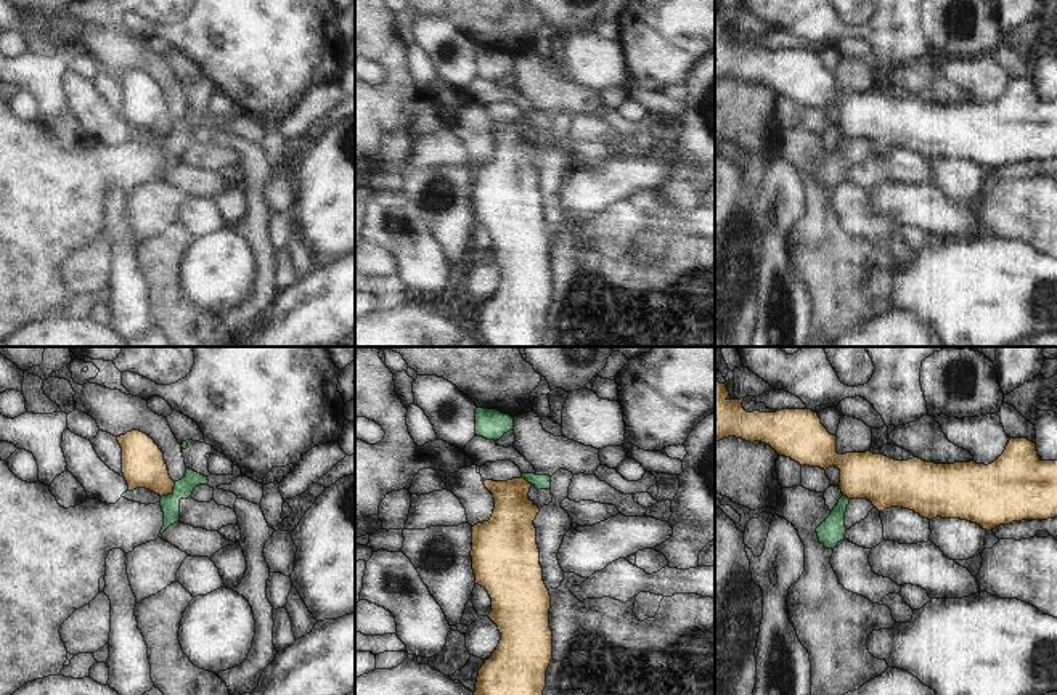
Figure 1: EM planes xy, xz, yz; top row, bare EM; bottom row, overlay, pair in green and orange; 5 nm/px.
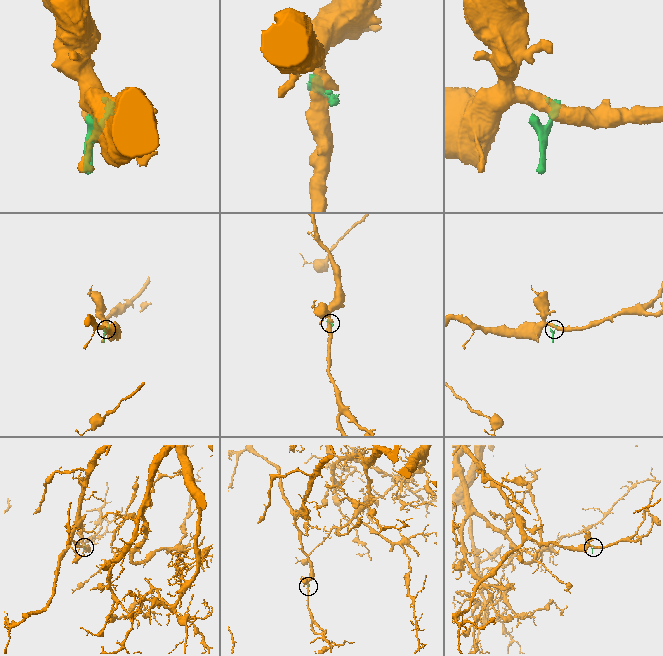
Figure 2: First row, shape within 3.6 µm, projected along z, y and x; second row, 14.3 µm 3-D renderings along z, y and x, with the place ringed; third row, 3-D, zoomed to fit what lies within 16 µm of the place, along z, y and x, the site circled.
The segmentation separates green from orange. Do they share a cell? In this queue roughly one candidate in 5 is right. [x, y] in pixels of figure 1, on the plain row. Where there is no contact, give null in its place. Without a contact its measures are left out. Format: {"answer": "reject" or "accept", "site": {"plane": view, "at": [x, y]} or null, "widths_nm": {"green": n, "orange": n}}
{"answer": "reject", "site": {"plane": "xy", "at": [171, 135]}, "widths_nm": {"green": 100, "orange": 220}}

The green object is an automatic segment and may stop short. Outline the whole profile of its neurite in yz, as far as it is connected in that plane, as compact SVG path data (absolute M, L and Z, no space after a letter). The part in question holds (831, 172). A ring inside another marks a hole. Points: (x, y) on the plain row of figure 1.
M842 136L830 156L816 169L819 183L822 183L826 189L834 191L834 188L845 180L845 152L848 144L850 140Z

